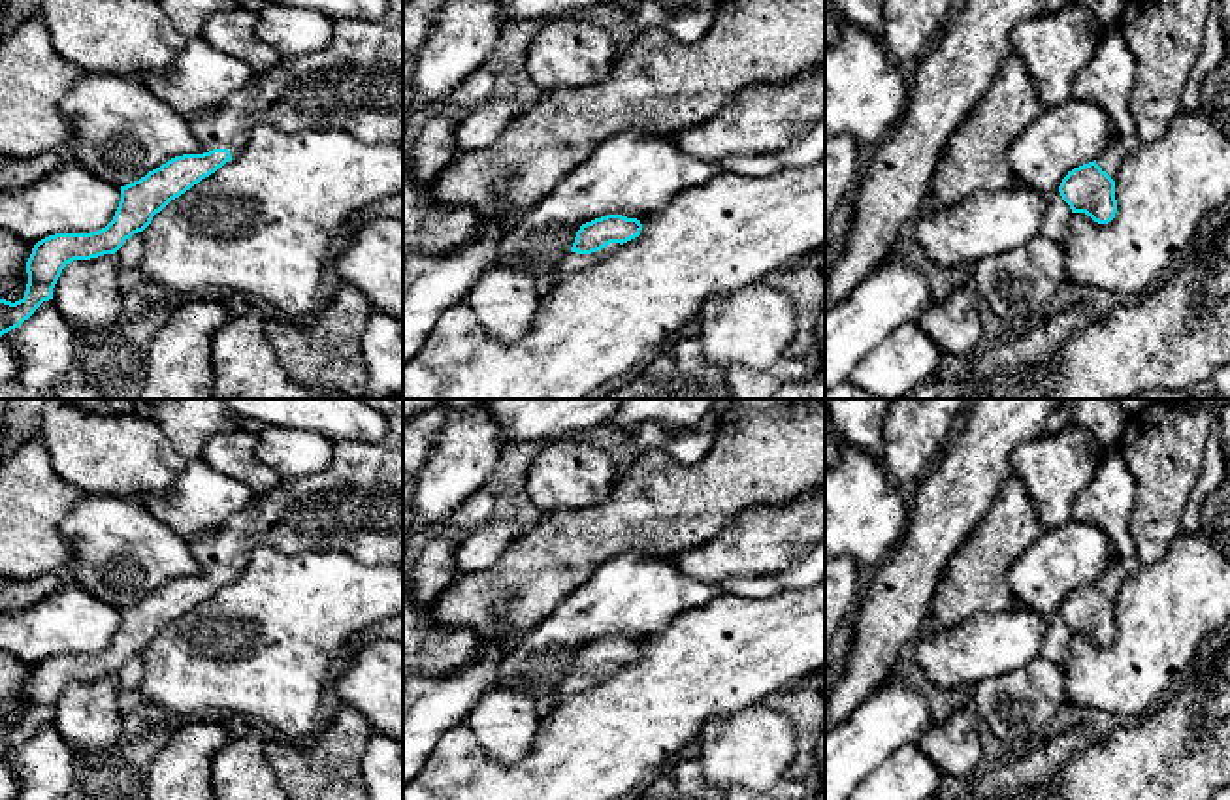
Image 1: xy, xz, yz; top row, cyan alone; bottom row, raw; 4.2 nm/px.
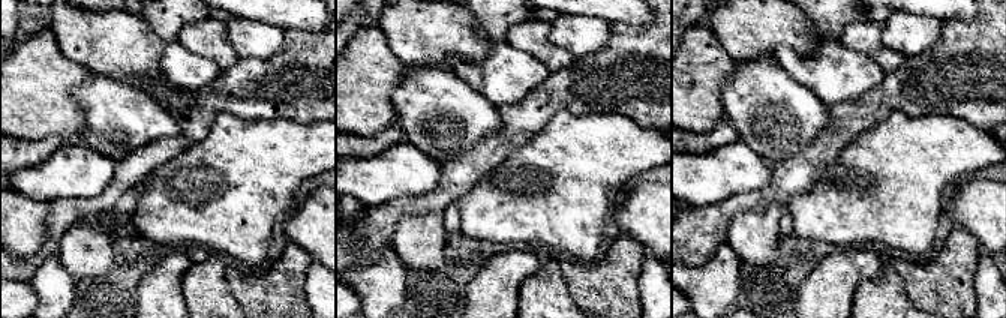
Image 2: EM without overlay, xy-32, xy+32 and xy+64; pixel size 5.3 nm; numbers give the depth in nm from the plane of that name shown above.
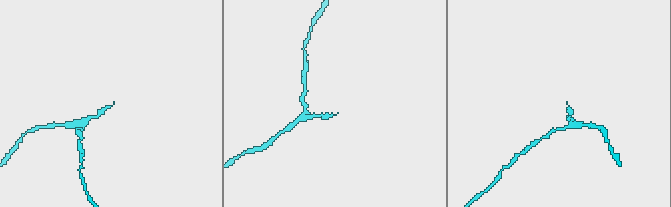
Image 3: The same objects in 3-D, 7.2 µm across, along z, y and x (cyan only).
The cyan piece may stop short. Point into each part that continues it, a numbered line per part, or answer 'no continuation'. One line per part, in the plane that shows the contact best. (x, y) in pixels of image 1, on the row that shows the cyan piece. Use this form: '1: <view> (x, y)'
1: xz (573, 262)

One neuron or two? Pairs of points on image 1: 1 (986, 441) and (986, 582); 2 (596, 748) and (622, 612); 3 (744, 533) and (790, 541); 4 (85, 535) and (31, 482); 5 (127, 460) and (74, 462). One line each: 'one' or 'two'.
1: two
2: two
3: one
4: two
5: one

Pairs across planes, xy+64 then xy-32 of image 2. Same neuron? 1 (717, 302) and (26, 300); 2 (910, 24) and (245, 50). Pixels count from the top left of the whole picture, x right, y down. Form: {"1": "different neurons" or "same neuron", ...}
{"1": "different neurons", "2": "same neuron"}

